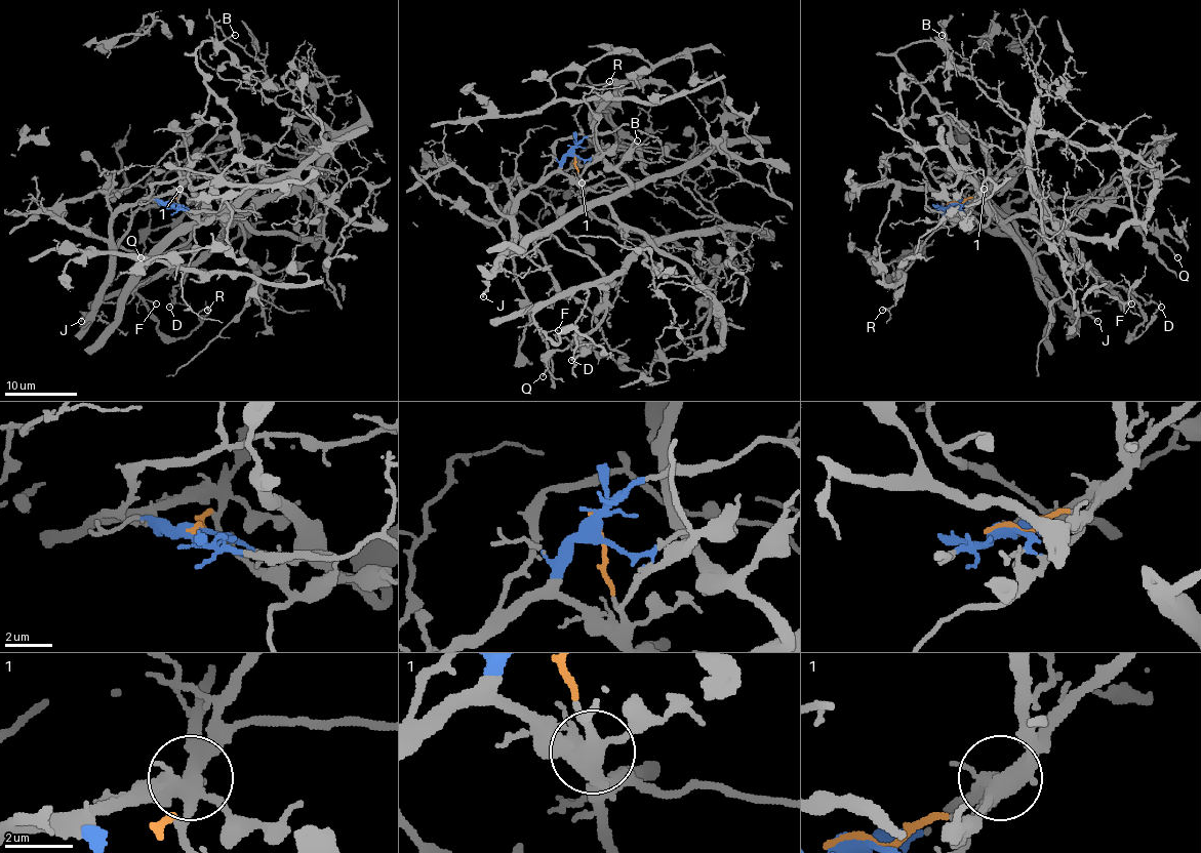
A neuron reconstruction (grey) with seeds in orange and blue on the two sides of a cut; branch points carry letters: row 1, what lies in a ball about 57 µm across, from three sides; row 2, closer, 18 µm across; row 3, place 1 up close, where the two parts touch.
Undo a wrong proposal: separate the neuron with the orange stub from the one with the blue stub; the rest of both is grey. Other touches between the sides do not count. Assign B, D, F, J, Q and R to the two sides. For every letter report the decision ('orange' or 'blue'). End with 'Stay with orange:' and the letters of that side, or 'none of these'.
B: blue
D: orange
F: orange
J: blue
Q: blue
R: orange
Stay with orange: D, F, R

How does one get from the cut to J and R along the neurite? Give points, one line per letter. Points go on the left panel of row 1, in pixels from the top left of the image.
J: (172, 203), (137, 199), (116, 213), (111, 222), (108, 287), (102, 301), (80, 321)
R: (172, 203), (175, 197), (199, 222), (194, 230), (196, 253), (182, 280), (182, 292), (194, 313), (208, 311)

